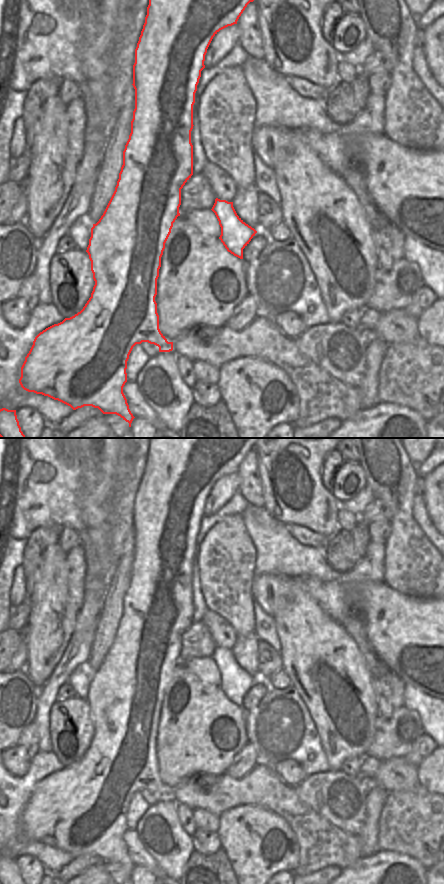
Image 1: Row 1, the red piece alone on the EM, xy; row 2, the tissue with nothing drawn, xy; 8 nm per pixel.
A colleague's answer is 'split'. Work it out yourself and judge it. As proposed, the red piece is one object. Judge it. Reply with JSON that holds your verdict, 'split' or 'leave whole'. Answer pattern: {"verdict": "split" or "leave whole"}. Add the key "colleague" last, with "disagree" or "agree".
{"verdict": "leave whole", "colleague": "disagree"}

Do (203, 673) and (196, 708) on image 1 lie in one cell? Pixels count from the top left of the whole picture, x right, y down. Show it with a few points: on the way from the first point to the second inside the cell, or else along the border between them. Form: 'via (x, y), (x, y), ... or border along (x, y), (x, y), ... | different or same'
border along (183, 665), (202, 681), (218, 686) | different

